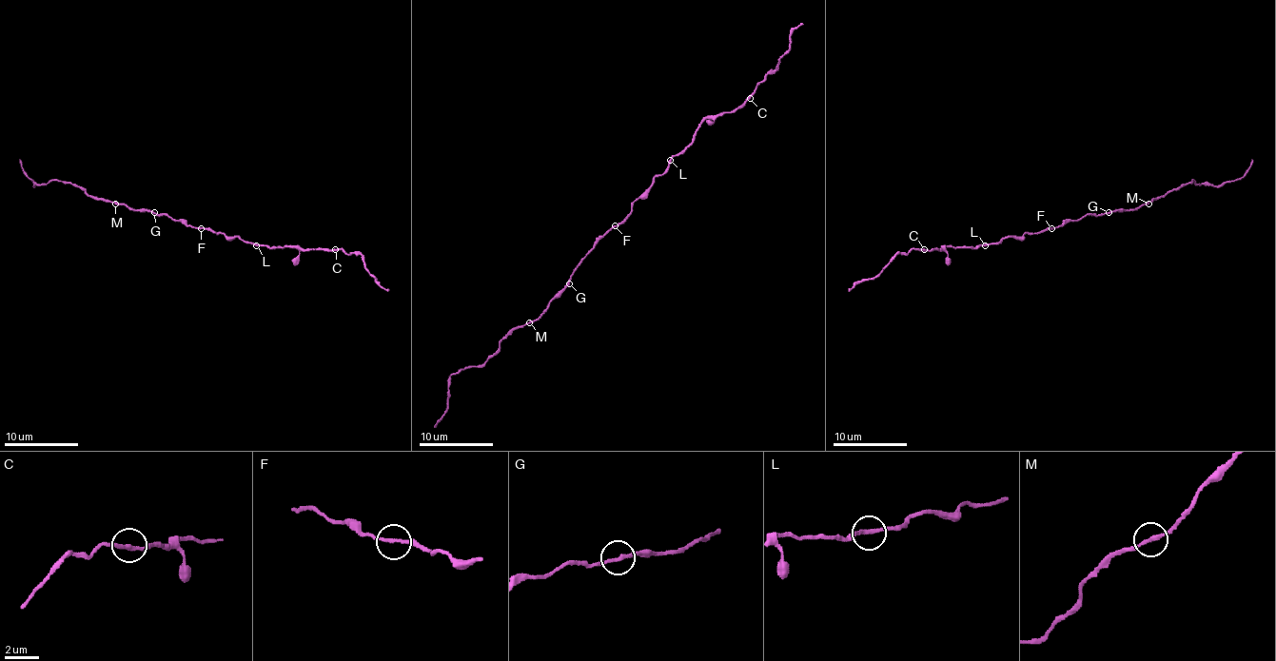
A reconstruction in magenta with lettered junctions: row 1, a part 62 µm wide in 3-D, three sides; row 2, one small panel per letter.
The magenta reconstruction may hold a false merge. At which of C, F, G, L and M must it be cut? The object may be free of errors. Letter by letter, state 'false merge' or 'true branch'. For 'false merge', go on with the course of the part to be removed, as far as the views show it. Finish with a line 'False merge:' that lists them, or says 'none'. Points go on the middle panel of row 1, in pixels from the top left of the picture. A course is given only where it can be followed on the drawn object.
C: true branch
F: true branch
G: true branch
L: true branch
M: true branch
False merge: none

